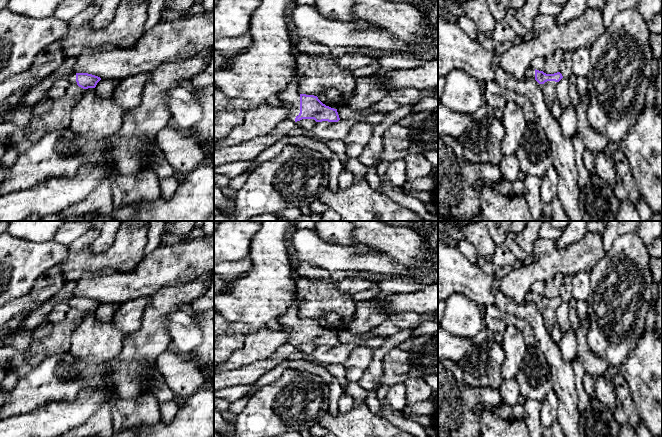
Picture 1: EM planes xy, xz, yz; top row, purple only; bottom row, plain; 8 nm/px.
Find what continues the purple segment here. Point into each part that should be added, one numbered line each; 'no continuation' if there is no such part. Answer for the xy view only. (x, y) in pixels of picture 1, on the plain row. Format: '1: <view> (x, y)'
1: xy (53, 335)

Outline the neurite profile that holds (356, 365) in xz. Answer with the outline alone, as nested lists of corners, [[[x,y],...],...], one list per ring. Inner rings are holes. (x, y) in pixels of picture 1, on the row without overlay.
[[[357,347],[343,364],[349,382],[358,382],[366,373],[373,359],[373,350],[369,347]]]

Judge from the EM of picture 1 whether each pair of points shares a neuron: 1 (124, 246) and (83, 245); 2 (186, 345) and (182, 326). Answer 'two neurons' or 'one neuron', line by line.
1: one neuron
2: one neuron

